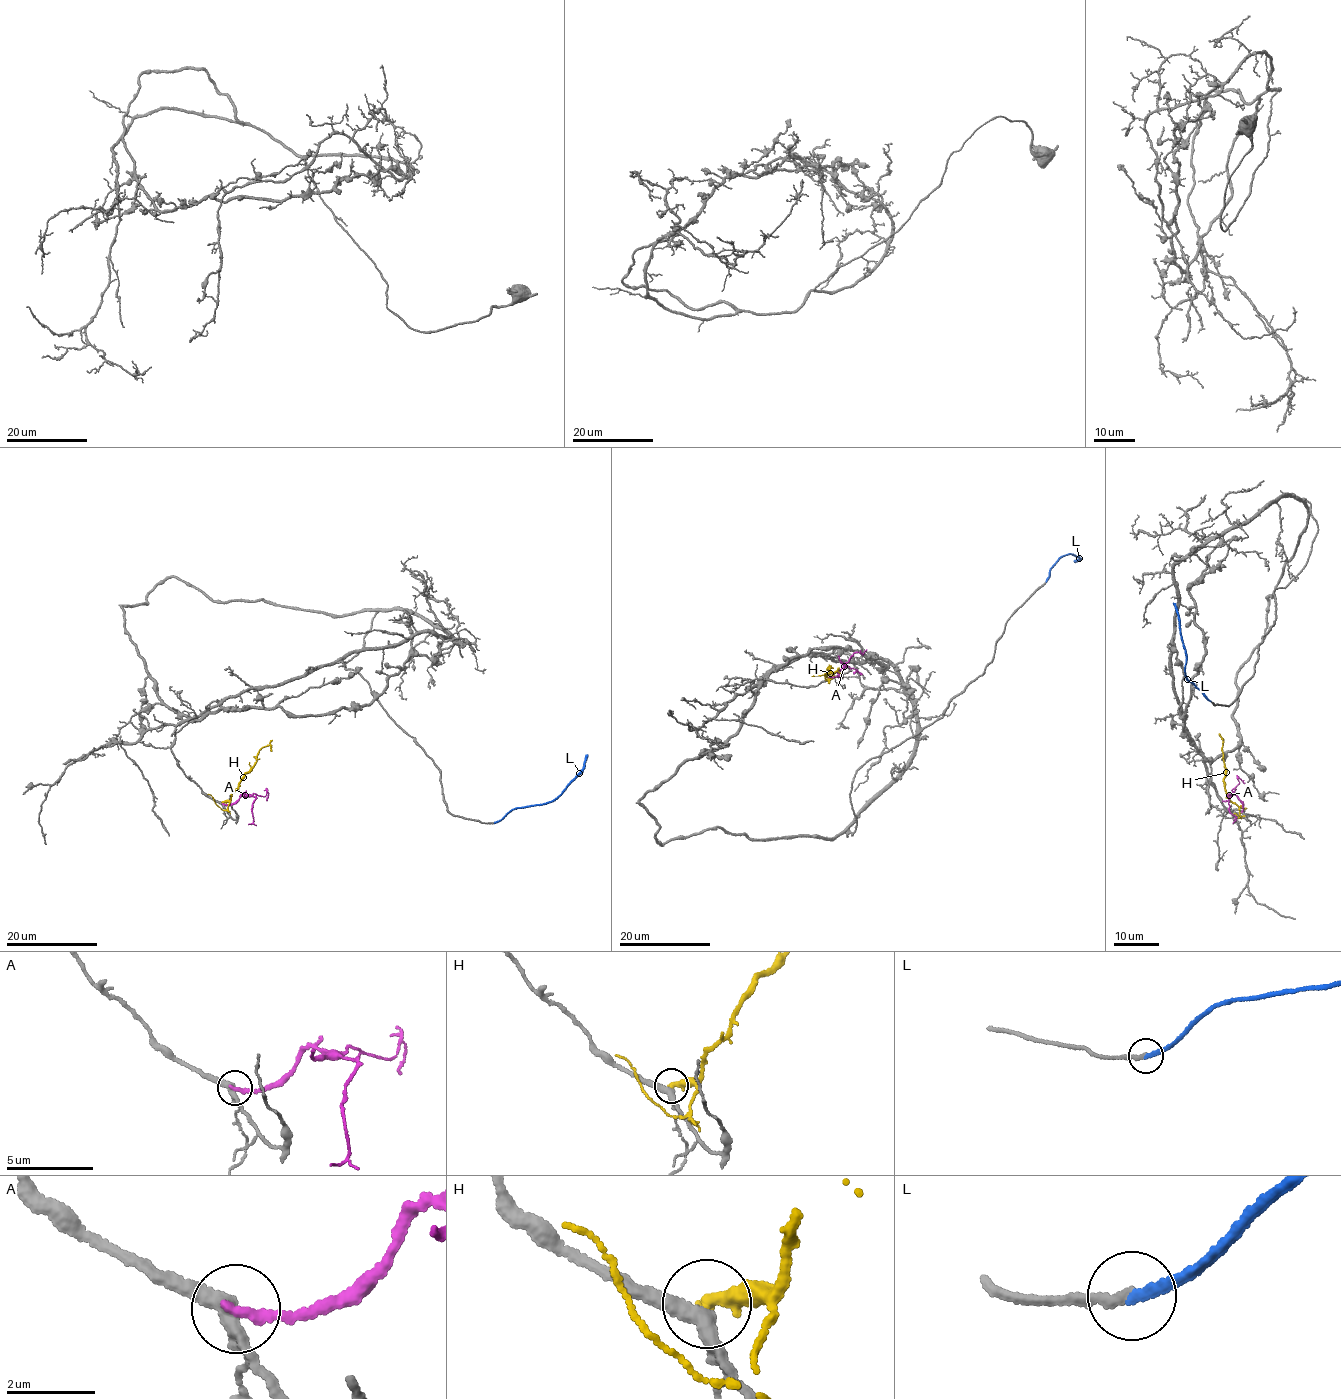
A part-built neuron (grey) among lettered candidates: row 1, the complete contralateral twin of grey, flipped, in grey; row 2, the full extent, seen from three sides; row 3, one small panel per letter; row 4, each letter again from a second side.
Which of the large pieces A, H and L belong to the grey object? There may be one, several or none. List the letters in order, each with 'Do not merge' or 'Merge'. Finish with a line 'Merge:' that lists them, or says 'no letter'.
A: Do not merge
H: Do not merge
L: Merge
Merge: L

